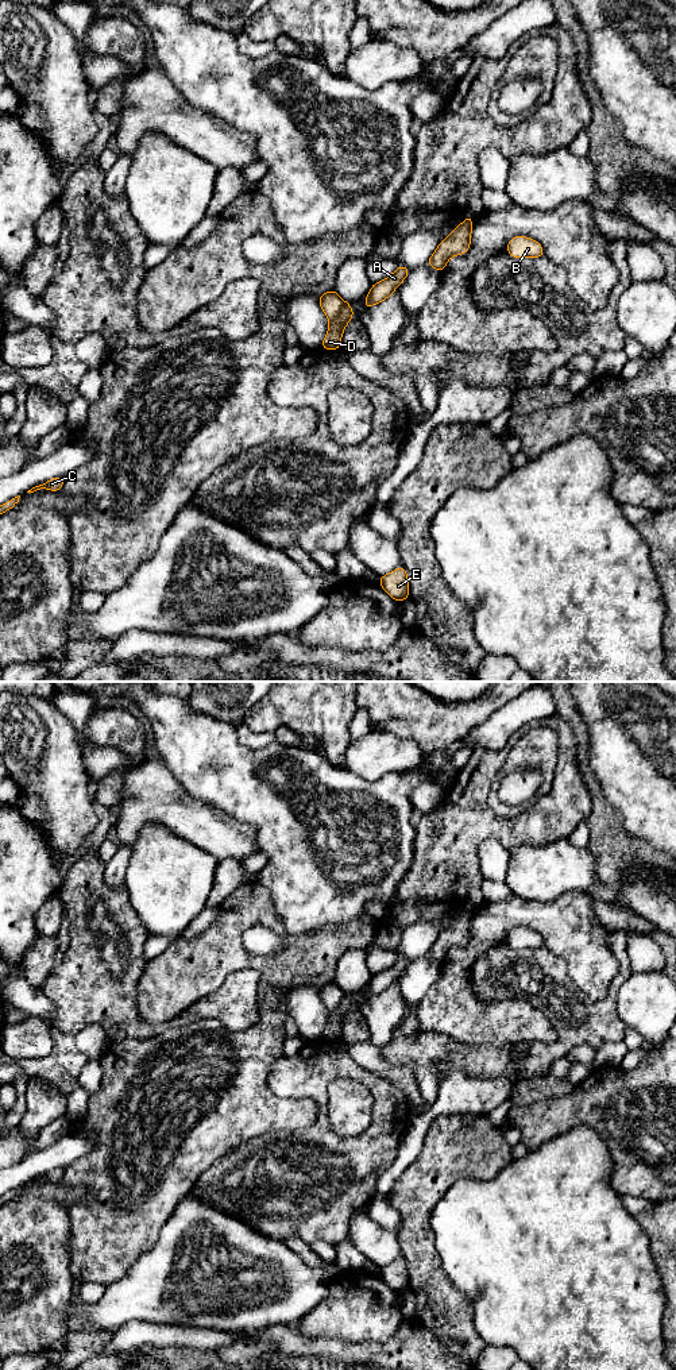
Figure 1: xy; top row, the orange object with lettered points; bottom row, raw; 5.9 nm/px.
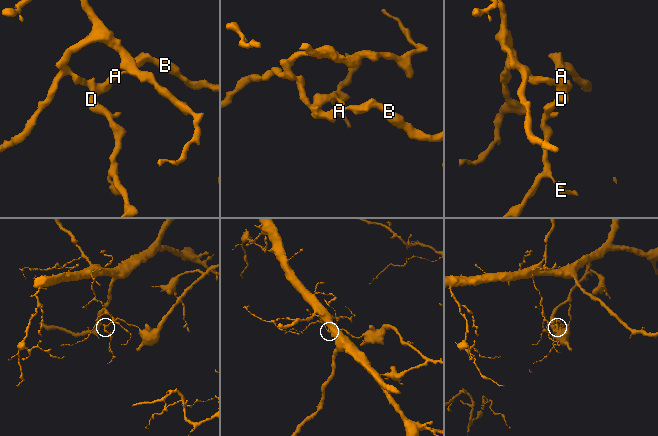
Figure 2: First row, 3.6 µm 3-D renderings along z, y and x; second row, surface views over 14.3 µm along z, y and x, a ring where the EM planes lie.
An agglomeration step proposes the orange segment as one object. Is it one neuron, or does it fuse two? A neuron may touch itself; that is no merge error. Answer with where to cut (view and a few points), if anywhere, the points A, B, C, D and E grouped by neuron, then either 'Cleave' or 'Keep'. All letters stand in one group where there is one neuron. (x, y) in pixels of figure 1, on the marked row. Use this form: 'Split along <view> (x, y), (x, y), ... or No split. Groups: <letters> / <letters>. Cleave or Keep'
Split along xy (346, 303), (339, 317), (331, 324). Groups: A B D / C E. Cleave

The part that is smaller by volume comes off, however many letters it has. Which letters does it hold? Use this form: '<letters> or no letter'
A, B, D

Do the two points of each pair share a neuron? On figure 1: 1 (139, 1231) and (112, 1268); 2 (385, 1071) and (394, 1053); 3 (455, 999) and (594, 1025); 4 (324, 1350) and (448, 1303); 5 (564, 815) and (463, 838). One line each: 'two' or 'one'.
1: one
2: two
3: two
4: two
5: one

